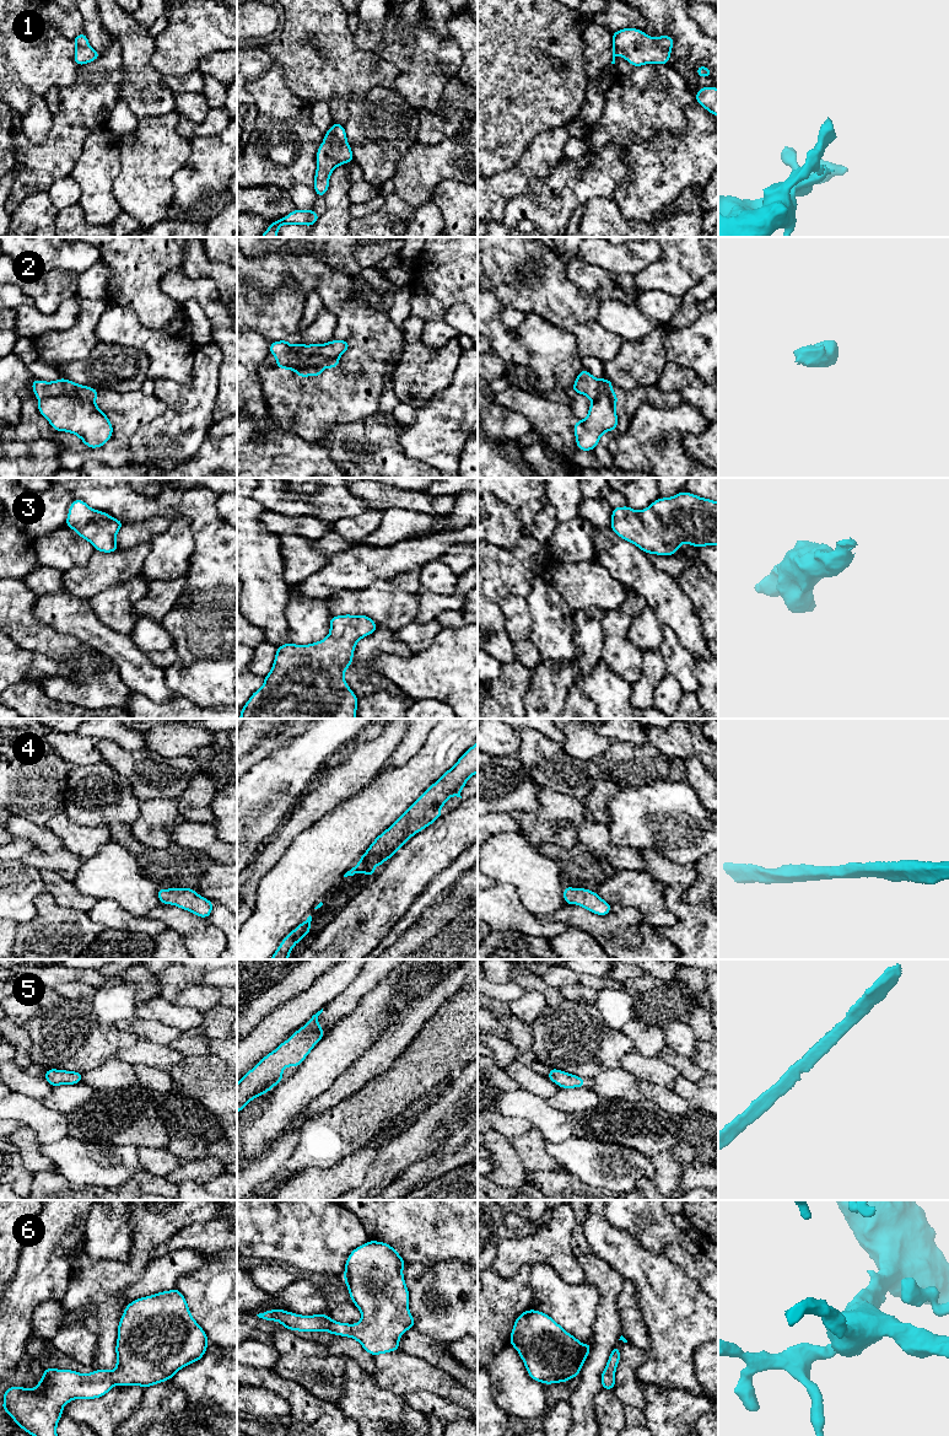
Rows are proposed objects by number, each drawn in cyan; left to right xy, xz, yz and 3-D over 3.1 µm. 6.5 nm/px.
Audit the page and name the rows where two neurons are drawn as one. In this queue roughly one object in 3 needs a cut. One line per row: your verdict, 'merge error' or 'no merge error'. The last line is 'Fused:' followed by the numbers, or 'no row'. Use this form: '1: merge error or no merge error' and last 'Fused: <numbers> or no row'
1: no merge error
2: merge error
3: no merge error
4: no merge error
5: no merge error
6: no merge error
Fused: 2

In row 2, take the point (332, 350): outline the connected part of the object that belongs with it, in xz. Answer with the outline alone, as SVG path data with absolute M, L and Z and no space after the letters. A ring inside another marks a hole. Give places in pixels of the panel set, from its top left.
M331 340L320 346L320 349L311 357L300 361L297 366L322 366L328 361L340 359L347 351L350 343L347 340Z

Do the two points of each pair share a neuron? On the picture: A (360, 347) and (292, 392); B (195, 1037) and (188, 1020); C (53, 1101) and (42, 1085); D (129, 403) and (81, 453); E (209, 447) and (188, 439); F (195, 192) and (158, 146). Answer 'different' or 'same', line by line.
A: same
B: different
C: different
D: same
E: different
F: different

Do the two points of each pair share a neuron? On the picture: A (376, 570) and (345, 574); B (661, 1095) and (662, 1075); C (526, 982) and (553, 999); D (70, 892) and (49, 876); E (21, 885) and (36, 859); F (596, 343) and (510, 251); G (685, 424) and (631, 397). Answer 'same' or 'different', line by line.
A: same
B: different
C: same
D: same
E: different
F: same
G: different

